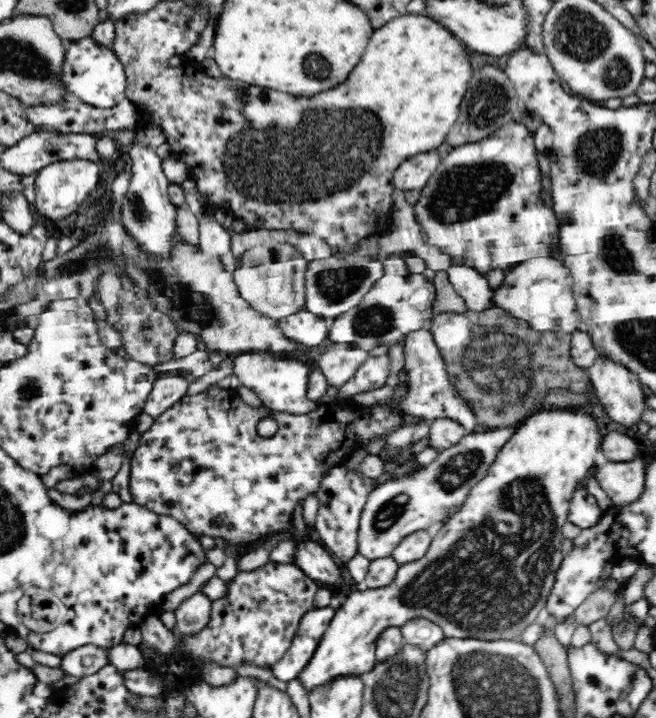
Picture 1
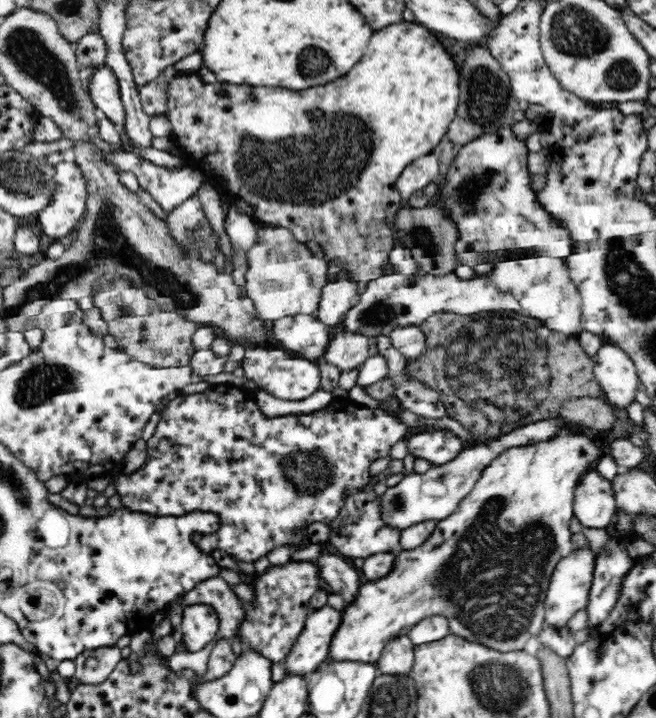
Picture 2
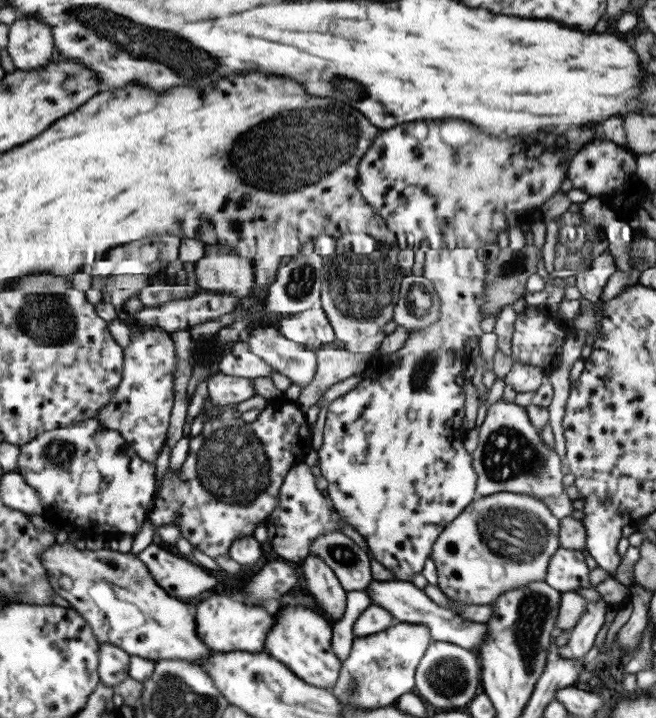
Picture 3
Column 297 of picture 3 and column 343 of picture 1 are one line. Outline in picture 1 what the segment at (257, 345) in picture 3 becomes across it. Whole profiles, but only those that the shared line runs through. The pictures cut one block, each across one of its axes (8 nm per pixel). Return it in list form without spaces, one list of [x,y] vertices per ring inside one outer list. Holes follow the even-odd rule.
[[[332,343],[320,356],[317,366],[324,375],[327,385],[340,389],[356,369],[370,357],[368,351],[352,344]]]

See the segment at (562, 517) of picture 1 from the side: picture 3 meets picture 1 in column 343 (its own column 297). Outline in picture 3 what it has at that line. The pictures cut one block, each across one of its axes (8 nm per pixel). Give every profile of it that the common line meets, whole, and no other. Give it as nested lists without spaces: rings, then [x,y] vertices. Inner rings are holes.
[[[295,604],[274,609],[276,624],[265,636],[265,652],[284,664],[297,679],[310,686],[331,690],[335,687],[341,661],[331,647],[331,624],[320,612]]]

